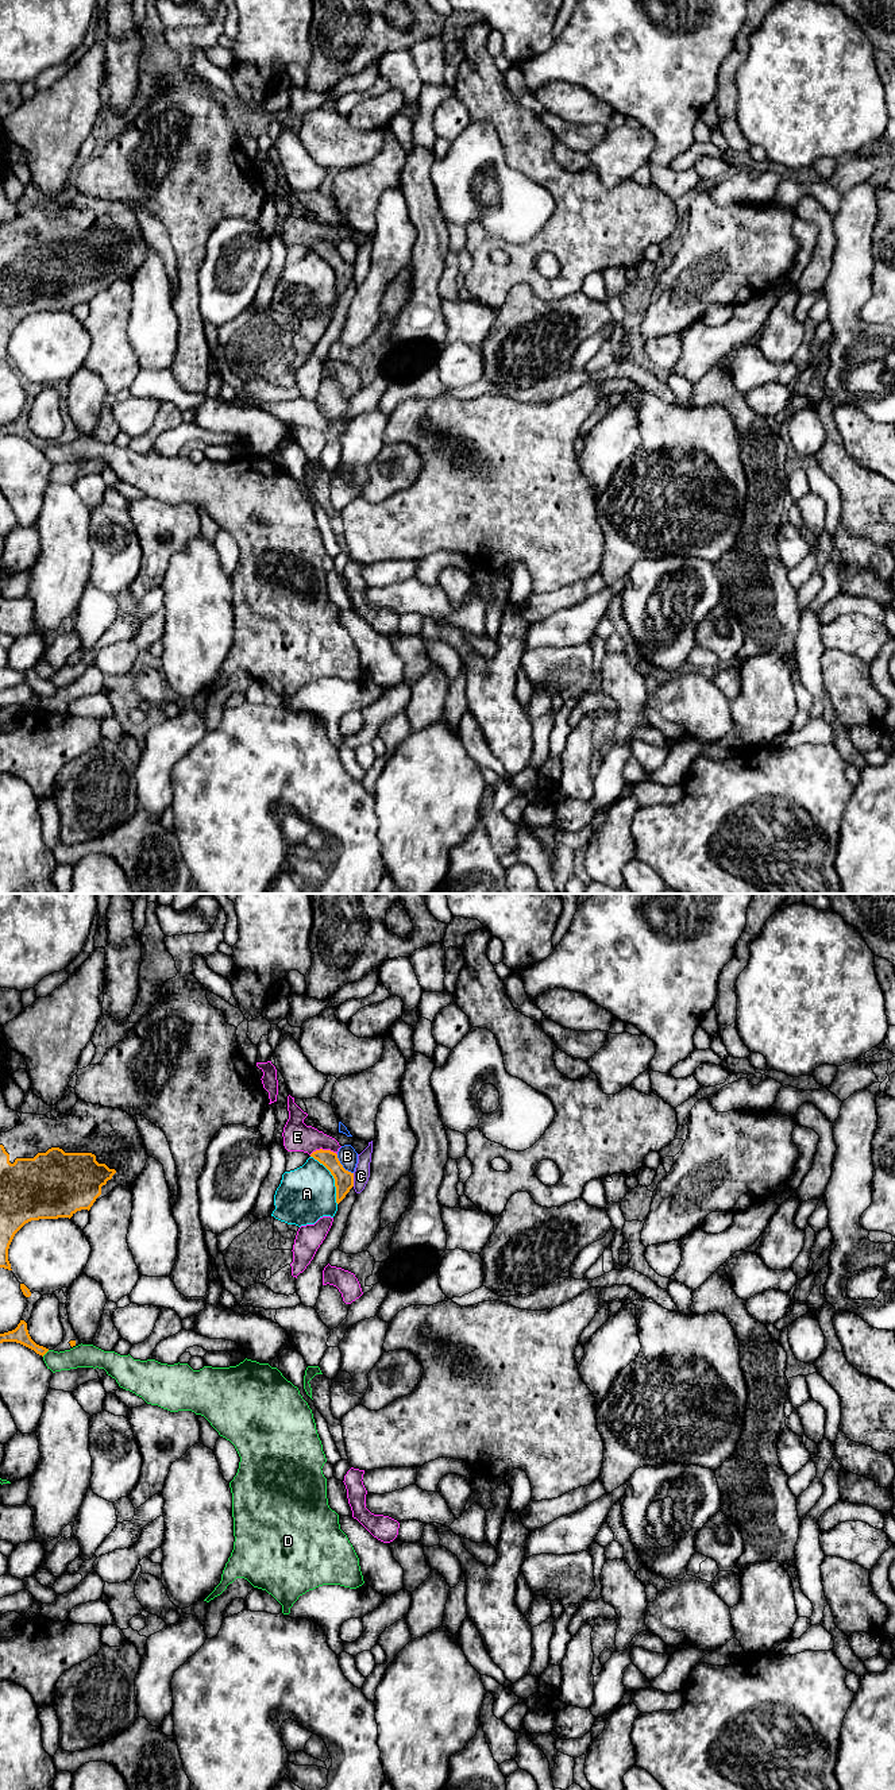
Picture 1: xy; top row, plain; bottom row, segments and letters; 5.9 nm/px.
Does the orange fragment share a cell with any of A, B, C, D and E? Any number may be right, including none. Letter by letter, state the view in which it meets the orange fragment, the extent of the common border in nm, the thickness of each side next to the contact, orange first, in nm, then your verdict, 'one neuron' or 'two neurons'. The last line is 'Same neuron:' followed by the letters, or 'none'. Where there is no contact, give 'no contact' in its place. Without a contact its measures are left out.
A: contact in xy; length 340 nm; calibres 110 and 320 nm; two neurons
B: contact in xy; length 160 nm; calibres 110 and 120 nm; two neurons
C: contact in xy; length 80 nm; calibres 110 and 100 nm; two neurons
D: contact in xy; length 60 nm; calibres 100 and 140 nm; two neurons
E: contact in xy; length 170 nm; calibres 110 and 180 nm; two neurons
Same neuron: none

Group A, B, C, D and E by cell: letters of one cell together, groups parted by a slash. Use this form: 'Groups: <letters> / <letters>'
Groups: A / B / C / D / E

